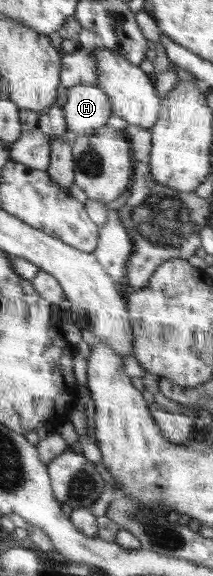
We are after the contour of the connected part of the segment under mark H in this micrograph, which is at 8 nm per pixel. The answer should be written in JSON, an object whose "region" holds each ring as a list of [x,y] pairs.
{"region":[[[76,85],[66,89],[66,103],[63,104],[63,114],[66,129],[73,138],[94,136],[98,129],[102,129],[106,120],[110,119],[110,101],[102,88],[94,85]]]}

